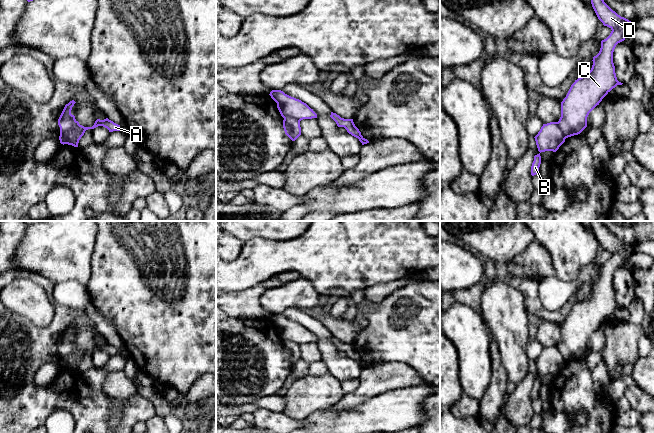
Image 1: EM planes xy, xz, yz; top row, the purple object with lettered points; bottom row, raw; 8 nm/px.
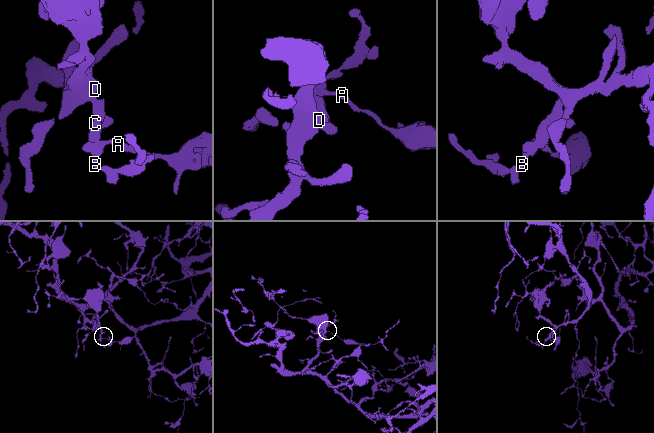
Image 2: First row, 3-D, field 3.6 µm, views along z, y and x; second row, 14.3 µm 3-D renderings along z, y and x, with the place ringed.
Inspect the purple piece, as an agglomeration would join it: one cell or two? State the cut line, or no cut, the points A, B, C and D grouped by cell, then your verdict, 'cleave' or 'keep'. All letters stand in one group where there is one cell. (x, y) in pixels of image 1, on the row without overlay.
cut xy (76, 345), (69, 353), (60, 355); groups A B / C D; cleave

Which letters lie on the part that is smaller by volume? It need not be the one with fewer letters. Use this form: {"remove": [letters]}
{"remove": ["A", "B"]}

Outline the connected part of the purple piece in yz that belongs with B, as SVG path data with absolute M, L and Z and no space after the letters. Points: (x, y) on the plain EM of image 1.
M540 377L534 380L534 385L531 390L531 399L534 400L539 397L539 391L541 388L541 380Z

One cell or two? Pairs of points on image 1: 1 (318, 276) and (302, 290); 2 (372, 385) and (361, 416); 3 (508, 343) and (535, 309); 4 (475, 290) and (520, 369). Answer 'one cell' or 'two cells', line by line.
1: two cells
2: two cells
3: two cells
4: two cells

